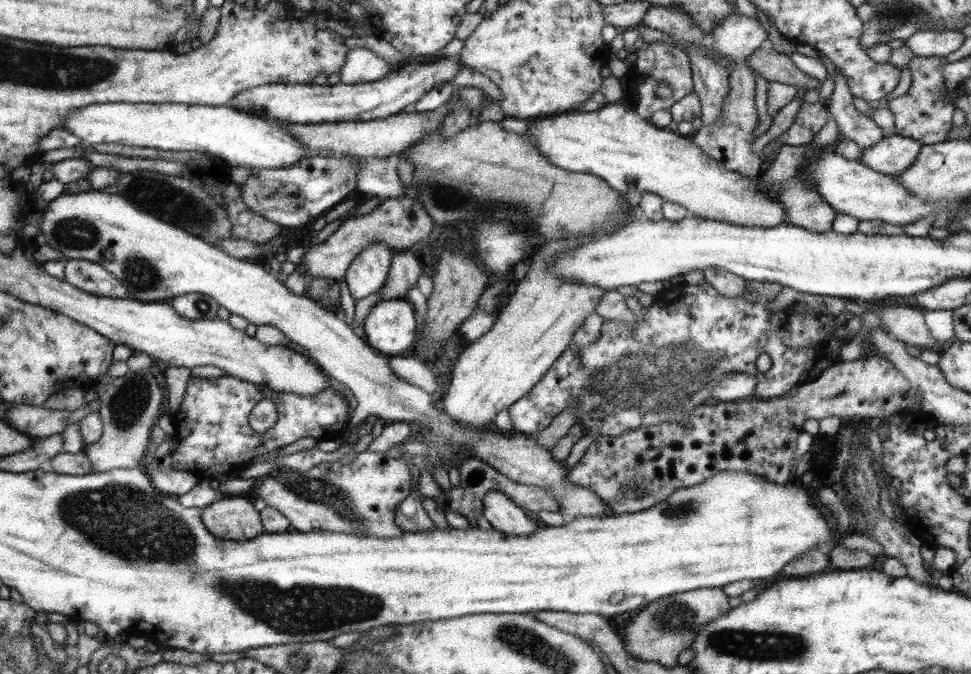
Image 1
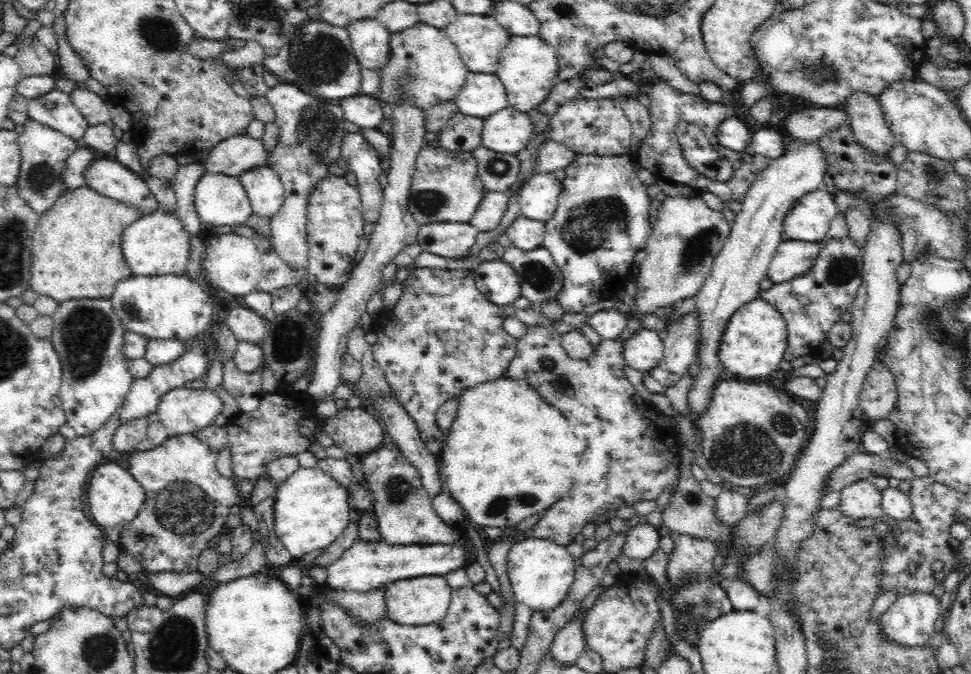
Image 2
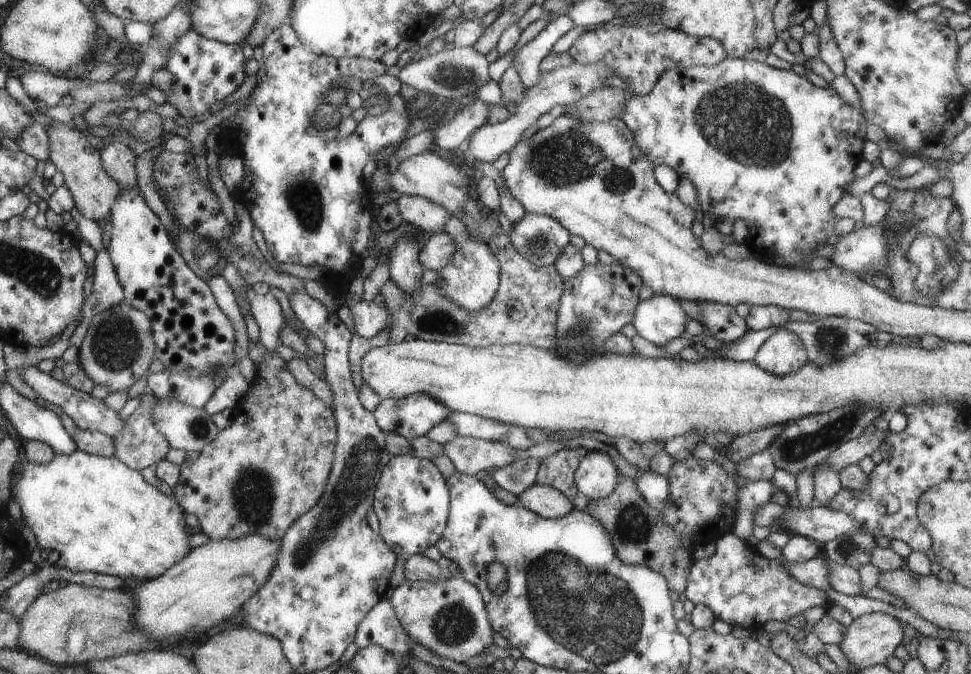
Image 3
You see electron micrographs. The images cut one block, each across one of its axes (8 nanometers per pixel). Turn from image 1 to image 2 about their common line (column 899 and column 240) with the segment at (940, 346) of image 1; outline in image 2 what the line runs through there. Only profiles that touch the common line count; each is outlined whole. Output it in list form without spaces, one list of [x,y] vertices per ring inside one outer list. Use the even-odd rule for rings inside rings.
[[[232,308],[228,310],[226,320],[222,322],[236,336],[238,342],[254,342],[258,344],[268,330],[266,320],[262,320],[254,310],[248,308]]]

